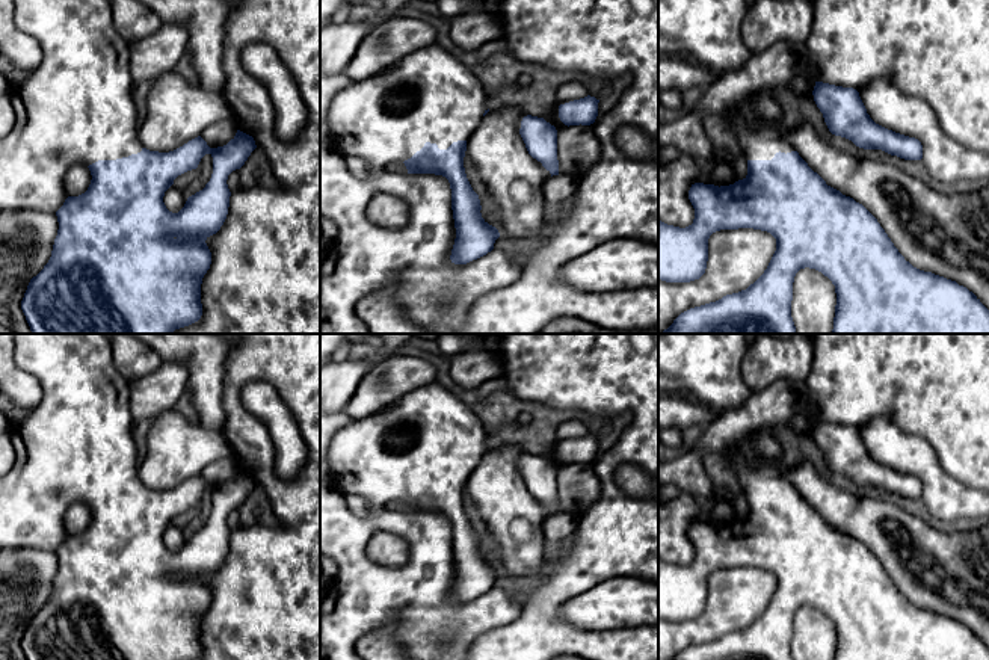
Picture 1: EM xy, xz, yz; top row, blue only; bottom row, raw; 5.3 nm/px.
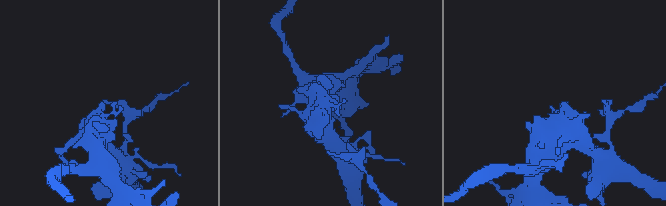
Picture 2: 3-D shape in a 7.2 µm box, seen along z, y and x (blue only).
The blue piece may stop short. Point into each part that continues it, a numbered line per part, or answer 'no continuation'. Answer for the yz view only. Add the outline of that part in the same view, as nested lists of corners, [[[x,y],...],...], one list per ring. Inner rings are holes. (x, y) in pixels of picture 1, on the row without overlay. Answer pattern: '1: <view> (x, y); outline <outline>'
1: yz (948, 500); outline [[[874,417],[858,430],[867,452],[876,462],[921,480],[921,500],[939,521],[989,521],[989,492],[971,489],[947,474],[939,464],[936,452],[923,436],[904,432],[888,417]]]

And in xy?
1: xy (76, 446); outline [[[15,334],[14,361],[39,381],[44,394],[18,426],[0,412],[0,551],[56,551],[68,536],[63,520],[74,503],[89,504],[98,498],[116,498],[137,492],[143,486],[133,438],[130,382],[113,367],[107,334]]]

